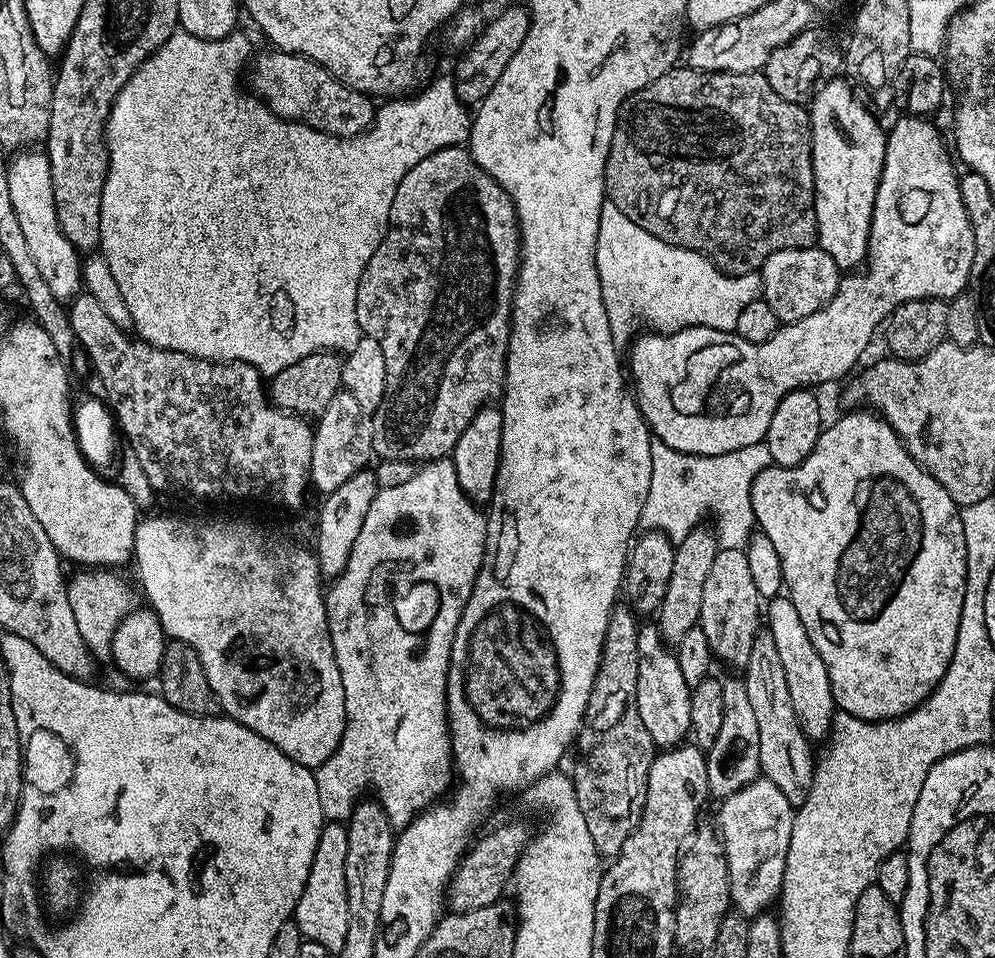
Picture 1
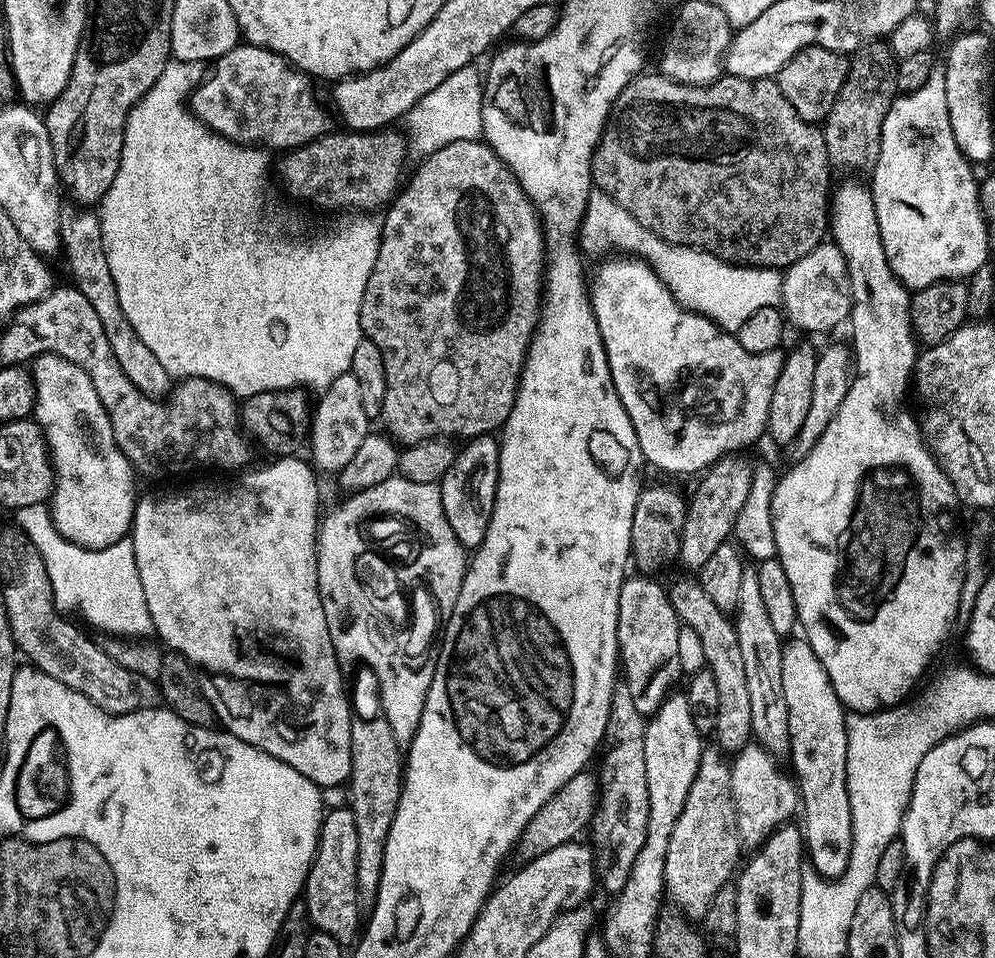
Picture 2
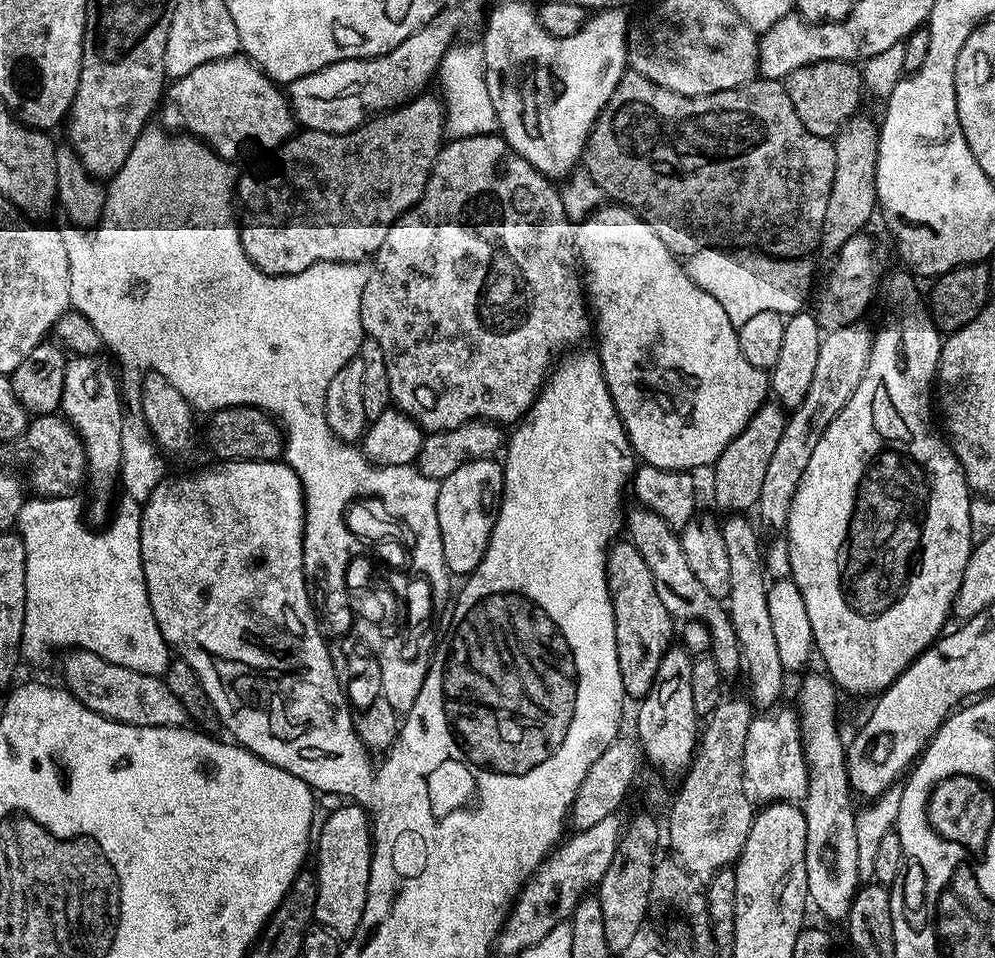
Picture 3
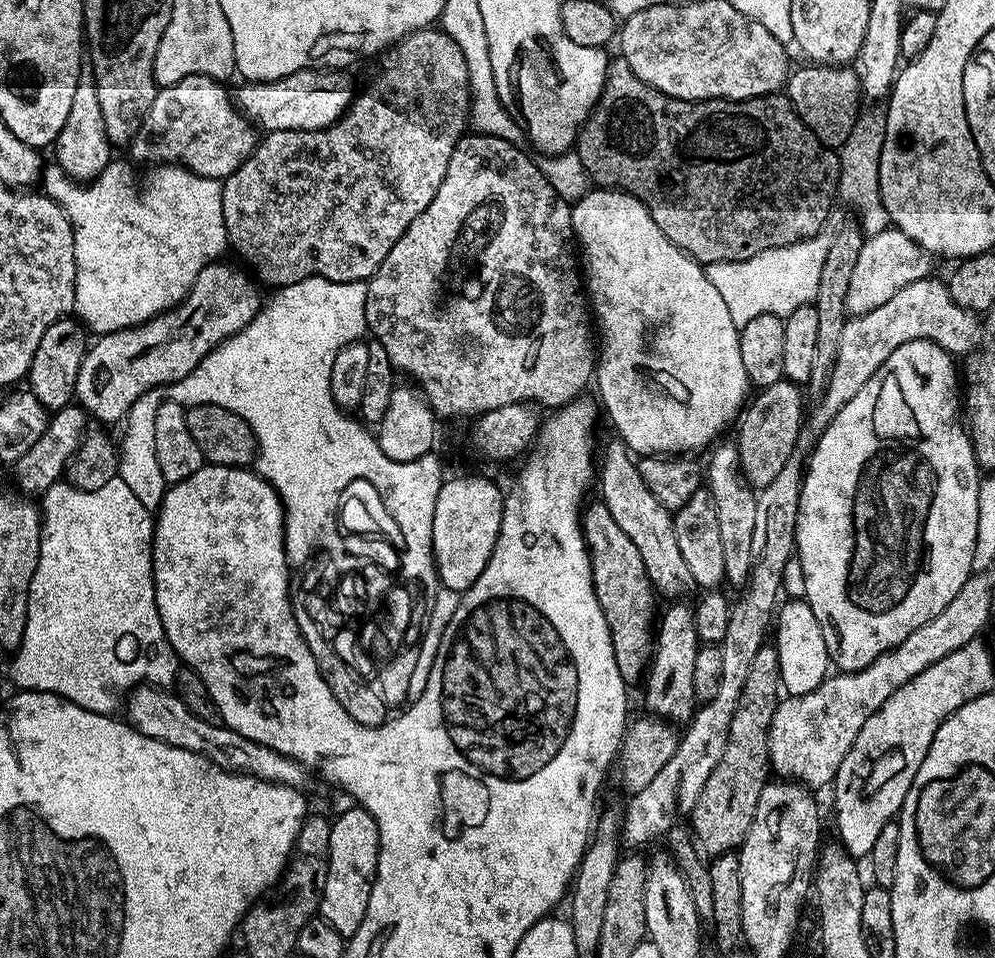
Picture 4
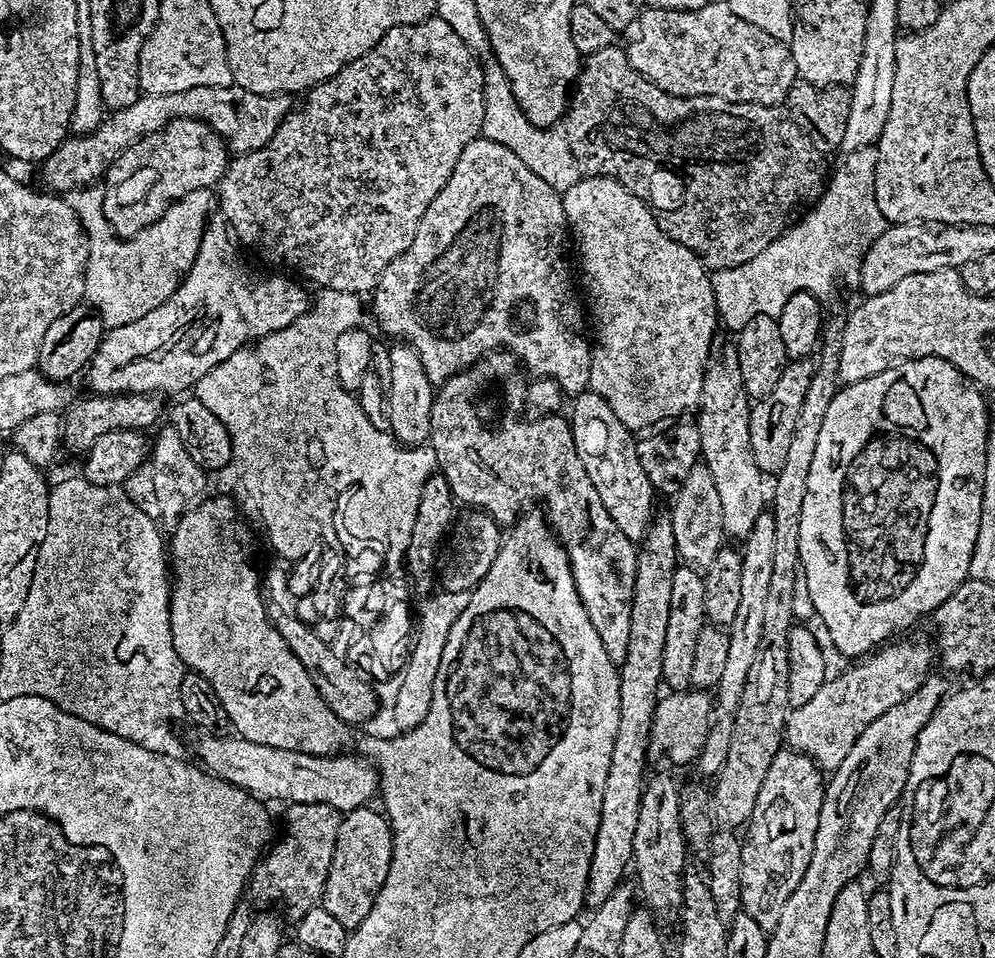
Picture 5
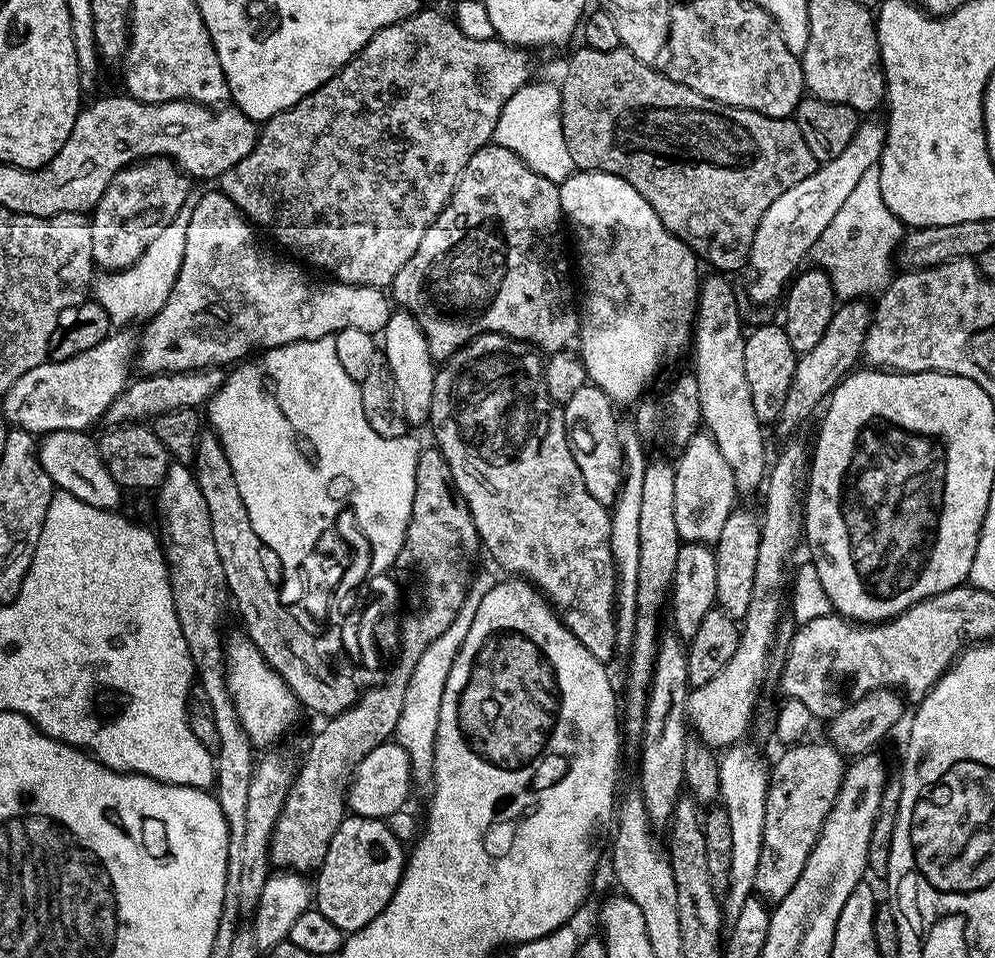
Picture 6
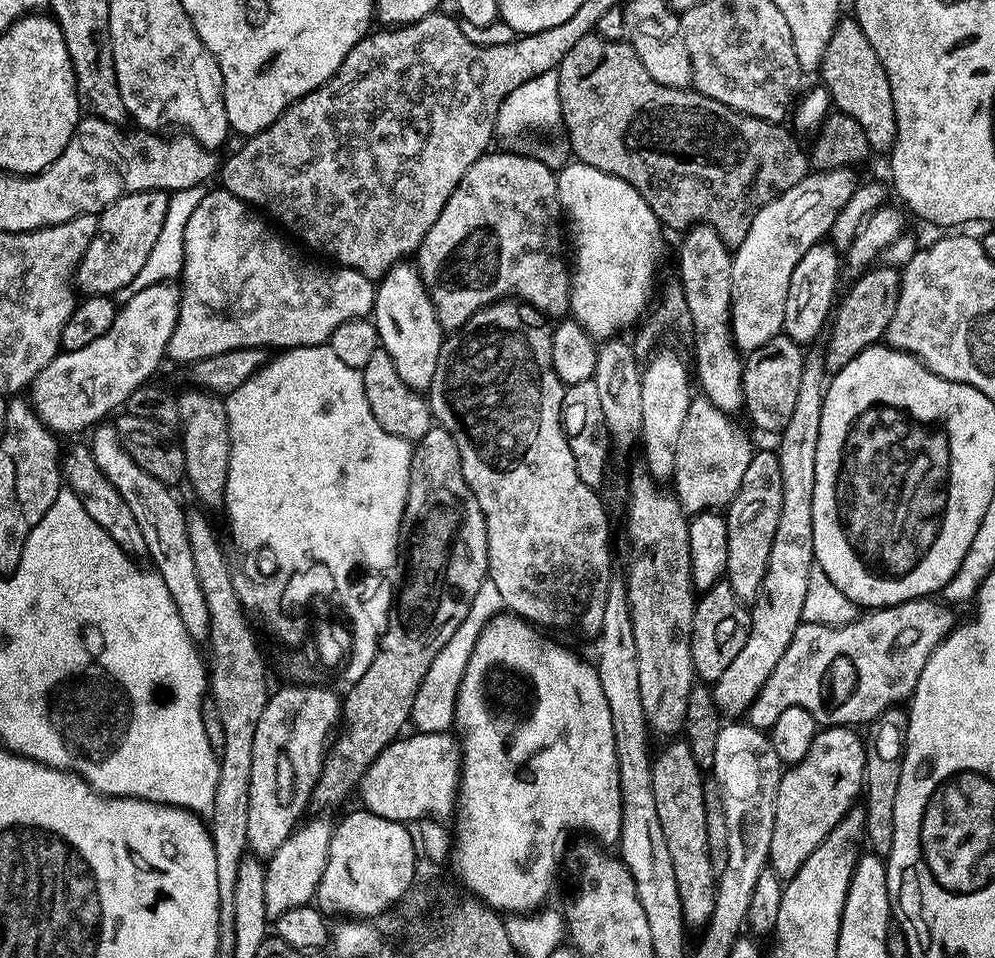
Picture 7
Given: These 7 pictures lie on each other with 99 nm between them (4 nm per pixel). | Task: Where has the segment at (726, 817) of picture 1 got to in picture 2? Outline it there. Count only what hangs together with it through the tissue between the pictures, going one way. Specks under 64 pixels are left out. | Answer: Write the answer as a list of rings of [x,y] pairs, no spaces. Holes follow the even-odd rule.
[[[749,742],[731,761],[730,790],[734,798],[740,843],[745,849],[759,848],[781,824],[789,823],[795,812],[797,815],[798,785],[787,771],[784,773],[776,764],[779,764],[777,757],[757,742]]]

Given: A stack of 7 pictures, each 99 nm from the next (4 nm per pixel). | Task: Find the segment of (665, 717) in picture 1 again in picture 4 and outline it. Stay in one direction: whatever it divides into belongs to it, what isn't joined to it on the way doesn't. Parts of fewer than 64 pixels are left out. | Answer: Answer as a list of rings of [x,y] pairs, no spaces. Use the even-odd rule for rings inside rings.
[[[596,502],[592,509],[587,509],[586,515],[582,520],[582,527],[584,529],[584,543],[588,545],[589,553],[592,557],[592,585],[596,591],[598,602],[602,606],[602,614],[606,618],[606,626],[610,630],[610,642],[614,646],[614,662],[618,662],[618,674],[622,674],[625,685],[632,686],[636,679],[645,675],[646,669],[650,663],[650,657],[654,651],[654,612],[652,616],[652,607],[655,606],[657,597],[654,595],[652,584],[648,581],[646,574],[646,566],[642,562],[641,556],[638,554],[634,542],[630,542],[630,538],[626,538],[626,534],[622,534],[622,530],[618,530],[618,526],[614,522],[614,518],[610,518],[610,510],[603,504],[603,502]]]

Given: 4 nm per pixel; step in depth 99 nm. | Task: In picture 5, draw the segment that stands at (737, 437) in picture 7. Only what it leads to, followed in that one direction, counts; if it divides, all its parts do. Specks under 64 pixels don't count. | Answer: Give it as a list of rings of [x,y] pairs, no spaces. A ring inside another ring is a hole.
[[[703,466],[693,468],[671,504],[670,515],[677,557],[689,568],[711,568],[714,558],[718,558],[718,550],[725,547],[726,537],[722,526],[722,502],[718,498],[718,489],[714,486],[710,470]]]

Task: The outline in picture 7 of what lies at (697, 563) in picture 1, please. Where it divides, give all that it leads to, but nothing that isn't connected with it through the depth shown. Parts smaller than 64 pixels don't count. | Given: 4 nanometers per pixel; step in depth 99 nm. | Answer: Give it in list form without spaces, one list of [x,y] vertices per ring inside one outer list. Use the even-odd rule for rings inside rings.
[[[872,266],[859,273],[855,279],[848,293],[845,296],[843,293],[835,305],[830,331],[827,333],[828,349],[822,352],[824,367],[832,374],[840,372],[842,366],[862,354],[862,350],[881,343],[887,337],[890,318],[894,318],[894,309],[898,307],[900,272],[895,267]]]

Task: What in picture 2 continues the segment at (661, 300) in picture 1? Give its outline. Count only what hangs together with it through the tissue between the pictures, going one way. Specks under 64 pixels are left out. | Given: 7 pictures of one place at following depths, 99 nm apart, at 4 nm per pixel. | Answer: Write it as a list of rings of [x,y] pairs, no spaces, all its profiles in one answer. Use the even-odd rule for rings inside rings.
[[[593,190],[589,192],[587,196],[587,200],[584,206],[584,216],[580,219],[580,226],[578,229],[578,244],[581,249],[585,253],[588,252],[592,256],[600,256],[603,257],[605,254],[603,252],[608,252],[611,248],[625,248],[625,253],[631,254],[633,257],[639,258],[645,261],[649,267],[656,272],[657,278],[661,280],[661,282],[666,285],[669,290],[672,291],[672,297],[680,303],[683,308],[687,308],[689,312],[698,312],[702,316],[707,316],[713,320],[715,320],[716,325],[720,328],[723,328],[725,332],[731,332],[733,334],[739,332],[740,327],[742,326],[742,322],[746,322],[746,318],[750,318],[750,314],[754,314],[759,308],[770,308],[776,305],[779,305],[782,300],[782,276],[779,271],[775,268],[749,268],[747,266],[737,266],[734,264],[727,264],[725,260],[719,260],[717,256],[714,254],[710,254],[709,252],[702,252],[698,248],[687,248],[686,246],[682,246],[681,244],[668,244],[662,238],[658,238],[654,233],[650,230],[646,230],[637,220],[635,220],[632,215],[629,214],[626,210],[622,210],[622,206],[618,206],[618,202],[614,202],[614,198],[610,198],[607,194],[599,190]]]

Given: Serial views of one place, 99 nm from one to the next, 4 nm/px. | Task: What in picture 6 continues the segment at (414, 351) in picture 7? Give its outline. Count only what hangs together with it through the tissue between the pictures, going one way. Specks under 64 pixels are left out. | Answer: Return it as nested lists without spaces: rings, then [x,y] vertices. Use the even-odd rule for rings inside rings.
[[[393,311],[382,333],[382,355],[394,374],[394,386],[398,390],[398,402],[402,402],[402,412],[409,425],[427,425],[430,420],[430,406],[434,398],[434,378],[436,368],[426,338],[418,322],[409,312]]]

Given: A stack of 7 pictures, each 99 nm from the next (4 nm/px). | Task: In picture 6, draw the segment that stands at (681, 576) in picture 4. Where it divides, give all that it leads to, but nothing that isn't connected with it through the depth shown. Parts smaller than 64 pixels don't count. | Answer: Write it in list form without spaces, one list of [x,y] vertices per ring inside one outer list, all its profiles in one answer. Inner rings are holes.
[[[589,382],[562,407],[570,450],[574,454],[574,462],[578,462],[578,470],[582,470],[586,490],[606,506],[615,504],[624,481],[624,452],[620,448],[620,428],[616,424],[617,409],[611,398],[597,384]]]

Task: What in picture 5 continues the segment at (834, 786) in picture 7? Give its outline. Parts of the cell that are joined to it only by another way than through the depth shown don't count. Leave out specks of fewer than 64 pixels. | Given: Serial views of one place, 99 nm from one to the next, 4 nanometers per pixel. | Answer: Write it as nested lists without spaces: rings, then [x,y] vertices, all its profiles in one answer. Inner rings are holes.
[[[782,750],[770,762],[770,770],[766,770],[766,778],[762,782],[762,790],[758,790],[758,802],[752,811],[752,818],[746,825],[746,833],[742,840],[742,902],[741,909],[766,933],[771,933],[782,918],[782,908],[794,890],[798,890],[798,882],[806,874],[806,866],[810,866],[810,854],[814,850],[814,834],[818,830],[818,814],[822,814],[822,802],[826,776],[816,767],[808,756],[800,752]]]

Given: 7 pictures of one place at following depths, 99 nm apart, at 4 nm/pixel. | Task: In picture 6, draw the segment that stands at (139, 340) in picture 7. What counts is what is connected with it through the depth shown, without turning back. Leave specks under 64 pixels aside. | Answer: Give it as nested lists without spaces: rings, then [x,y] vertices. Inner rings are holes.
[[[116,330],[109,334],[98,346],[78,354],[76,357],[65,360],[49,359],[47,362],[34,366],[34,370],[26,370],[14,386],[2,397],[2,415],[6,417],[13,428],[21,428],[33,434],[45,434],[52,431],[85,431],[91,429],[95,420],[99,421],[105,410],[124,391],[125,384],[129,383],[128,363],[133,363],[138,352],[138,340],[131,336],[128,330]]]

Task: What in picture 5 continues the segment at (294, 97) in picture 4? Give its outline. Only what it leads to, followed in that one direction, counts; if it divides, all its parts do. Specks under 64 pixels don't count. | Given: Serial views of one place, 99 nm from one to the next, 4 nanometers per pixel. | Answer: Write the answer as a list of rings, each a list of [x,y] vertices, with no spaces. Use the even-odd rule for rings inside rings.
[[[194,86],[178,94],[141,94],[130,106],[115,109],[94,131],[84,136],[72,134],[65,138],[54,154],[43,160],[44,180],[56,194],[71,194],[85,186],[95,185],[99,181],[96,179],[115,165],[116,157],[142,137],[161,132],[171,120],[201,120],[221,136],[233,153],[253,152],[270,142],[290,111],[288,100],[284,94],[259,96],[235,86]]]

